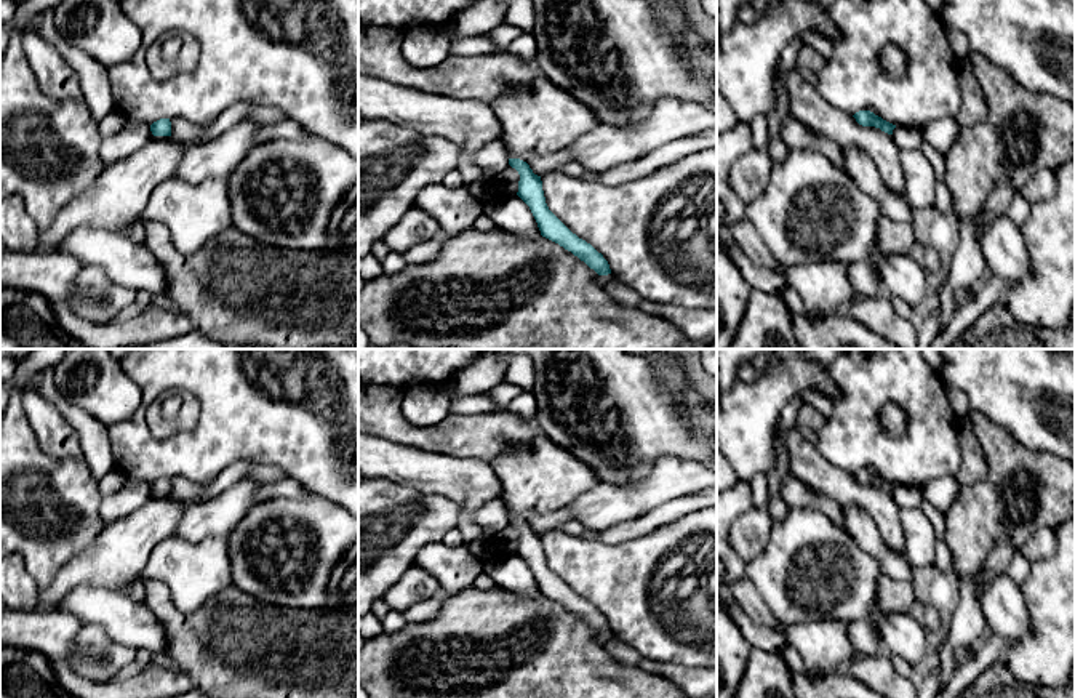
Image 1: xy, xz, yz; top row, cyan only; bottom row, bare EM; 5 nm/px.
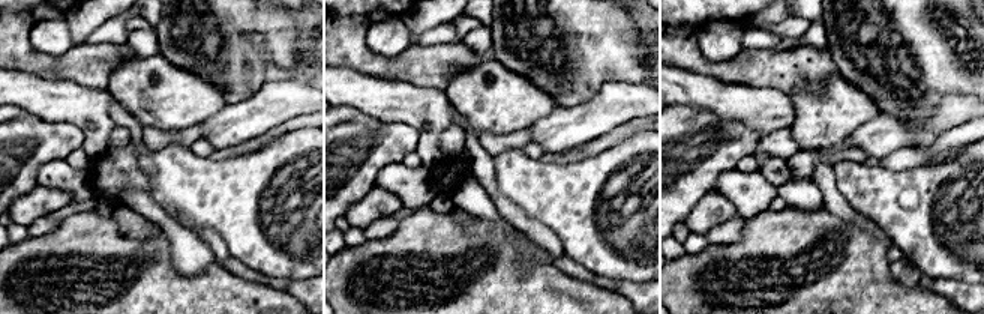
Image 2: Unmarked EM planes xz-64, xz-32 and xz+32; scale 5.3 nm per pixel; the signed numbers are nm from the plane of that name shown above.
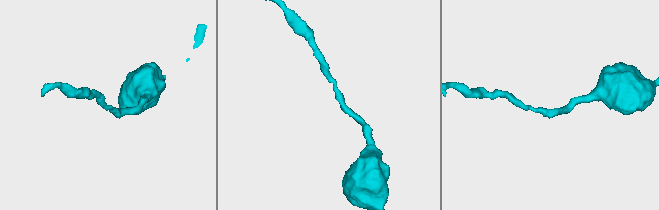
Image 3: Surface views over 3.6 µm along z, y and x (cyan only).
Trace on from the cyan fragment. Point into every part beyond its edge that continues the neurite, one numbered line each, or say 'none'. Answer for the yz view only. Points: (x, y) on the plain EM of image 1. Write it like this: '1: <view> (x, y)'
none

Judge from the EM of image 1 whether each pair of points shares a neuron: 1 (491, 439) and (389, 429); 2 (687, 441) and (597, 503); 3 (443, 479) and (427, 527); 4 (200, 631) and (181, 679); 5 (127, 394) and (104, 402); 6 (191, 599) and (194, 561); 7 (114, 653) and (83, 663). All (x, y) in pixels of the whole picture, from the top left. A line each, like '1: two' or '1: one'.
1: one
2: two
3: two
4: two
5: one
6: one
7: one

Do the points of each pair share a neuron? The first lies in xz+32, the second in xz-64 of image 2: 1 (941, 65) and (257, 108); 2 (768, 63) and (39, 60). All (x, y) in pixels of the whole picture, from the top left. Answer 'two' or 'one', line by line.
1: two
2: one

